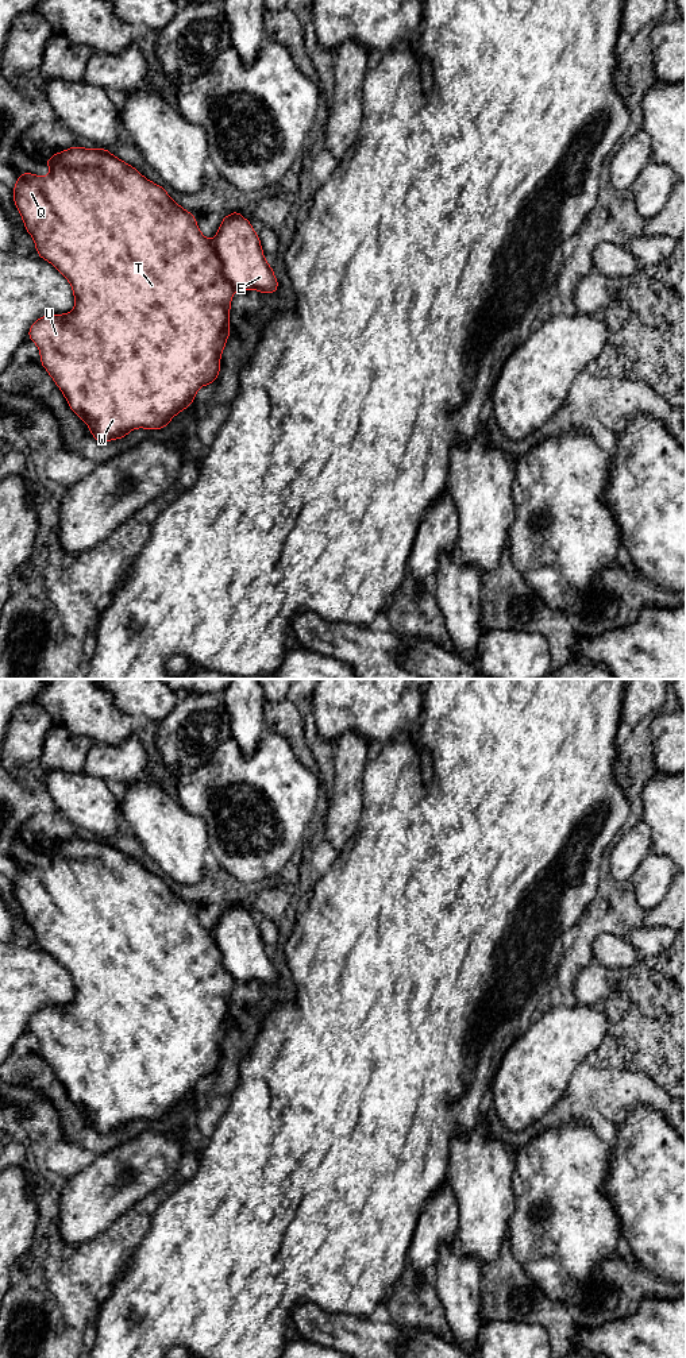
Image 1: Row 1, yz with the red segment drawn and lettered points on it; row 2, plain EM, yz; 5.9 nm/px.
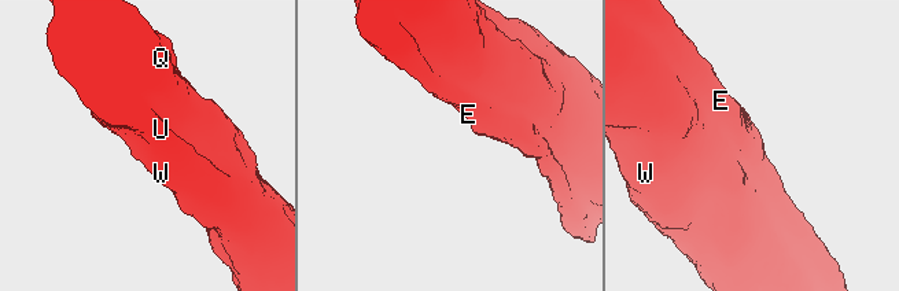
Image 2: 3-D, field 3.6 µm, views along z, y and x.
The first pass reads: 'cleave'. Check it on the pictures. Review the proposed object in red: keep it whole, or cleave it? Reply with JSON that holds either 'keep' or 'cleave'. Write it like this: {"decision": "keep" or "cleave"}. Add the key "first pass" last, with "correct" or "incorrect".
{"decision": "keep", "first pass": "incorrect"}

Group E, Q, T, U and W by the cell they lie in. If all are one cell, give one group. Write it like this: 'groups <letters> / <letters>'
groups E Q T U W

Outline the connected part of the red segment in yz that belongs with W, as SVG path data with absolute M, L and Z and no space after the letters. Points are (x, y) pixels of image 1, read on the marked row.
M74 146L62 153L55 153L45 162L50 167L50 175L39 177L31 173L20 173L14 188L14 201L27 232L35 242L38 255L55 266L70 282L76 305L70 313L46 315L38 319L30 327L28 339L38 346L41 364L63 393L70 409L88 424L97 441L107 443L113 439L123 439L136 428L162 429L177 413L190 406L201 386L212 385L217 378L220 356L227 337L231 335L228 323L234 290L257 289L259 293L277 293L278 281L263 256L259 236L253 229L251 223L235 211L223 217L213 240L208 240L200 232L193 213L180 207L161 185L144 178L135 167L116 158L107 148L93 150Z

